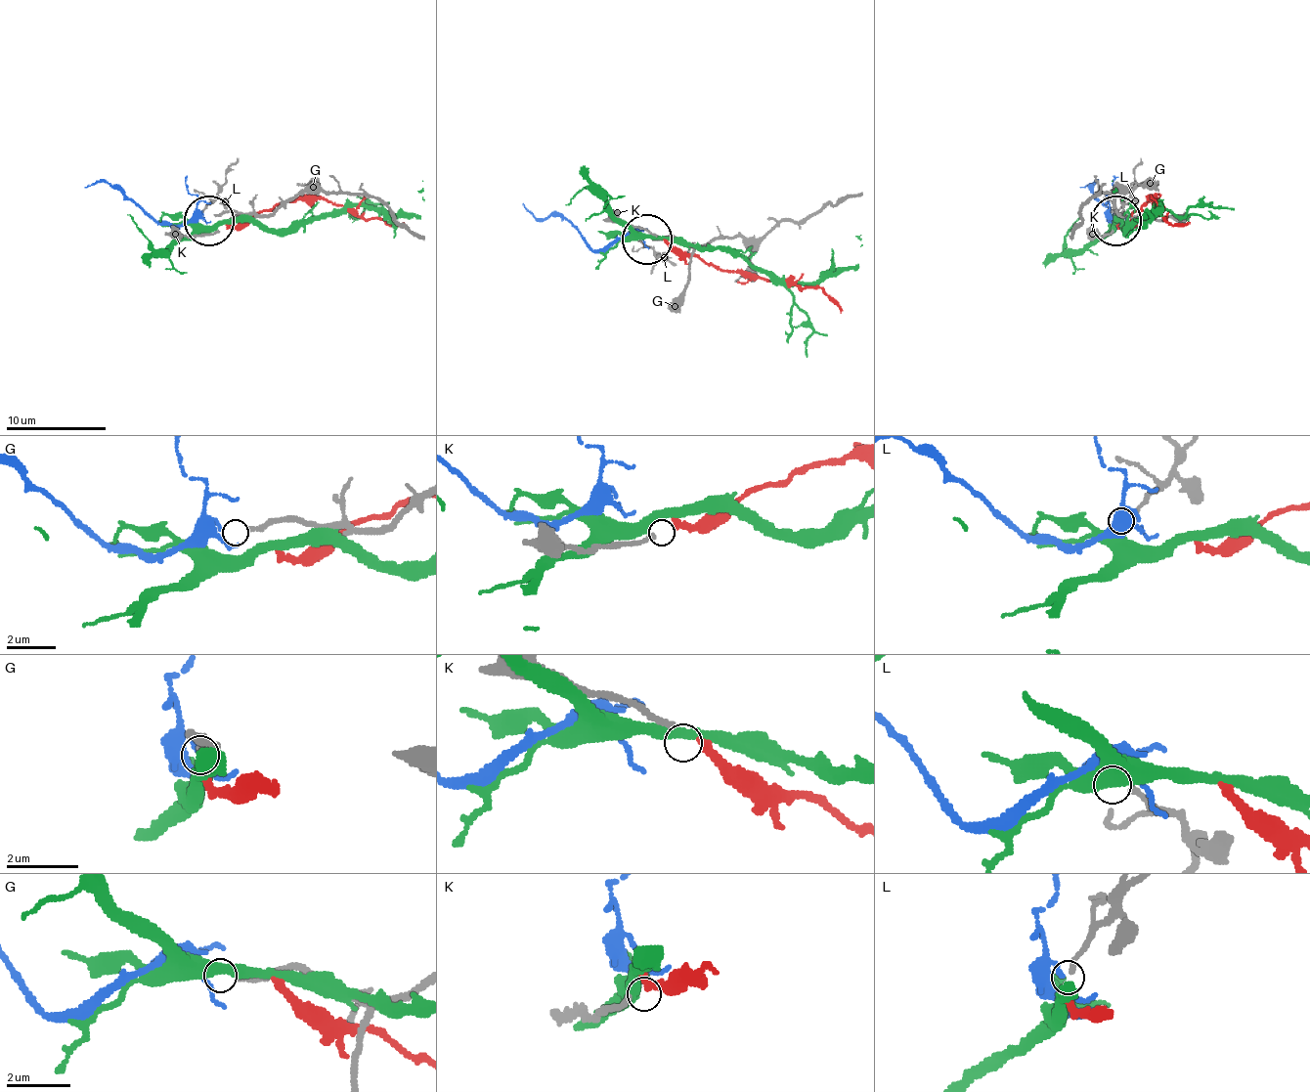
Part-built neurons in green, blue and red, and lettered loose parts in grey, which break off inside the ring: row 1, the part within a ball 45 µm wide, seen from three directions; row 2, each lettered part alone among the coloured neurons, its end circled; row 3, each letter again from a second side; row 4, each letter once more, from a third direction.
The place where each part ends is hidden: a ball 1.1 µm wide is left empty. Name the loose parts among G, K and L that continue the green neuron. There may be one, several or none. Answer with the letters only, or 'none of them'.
L

